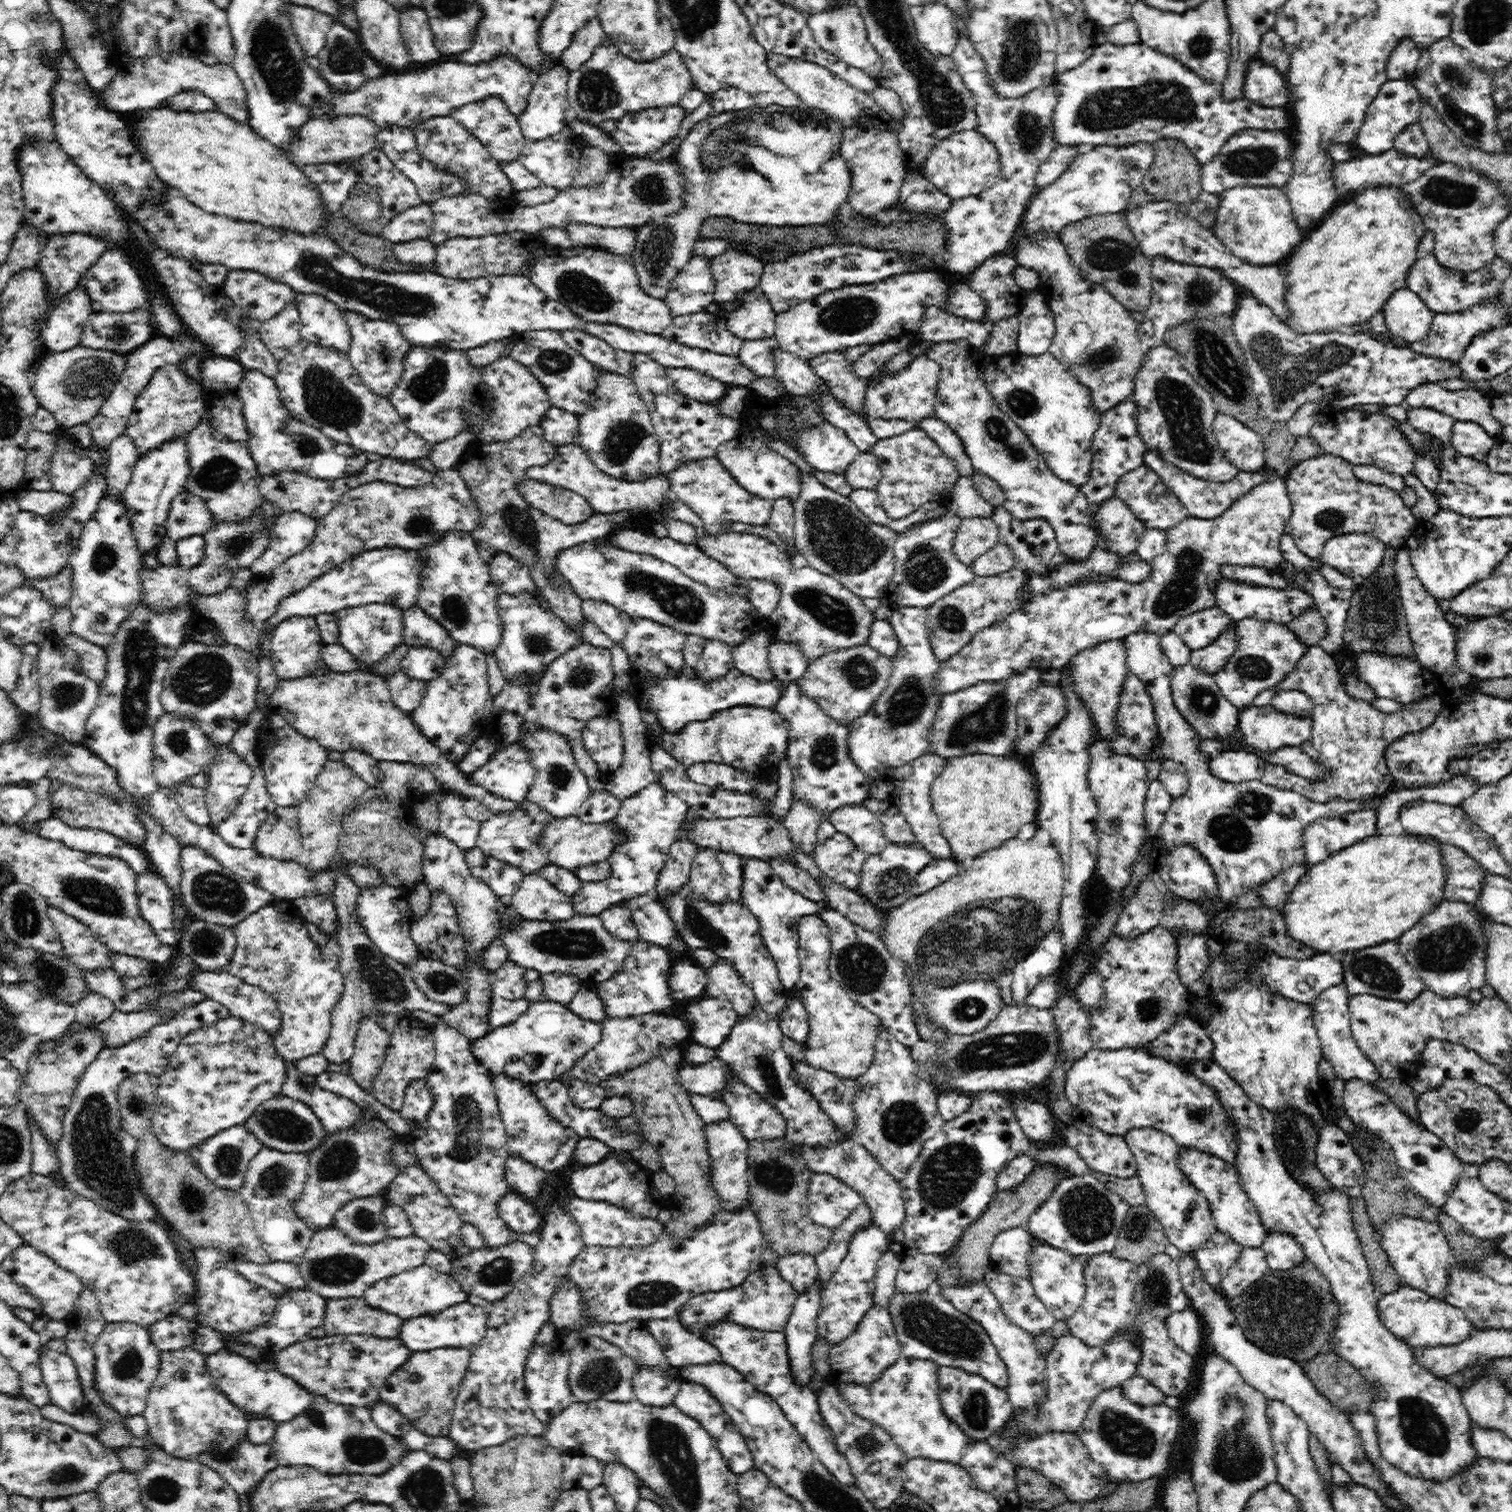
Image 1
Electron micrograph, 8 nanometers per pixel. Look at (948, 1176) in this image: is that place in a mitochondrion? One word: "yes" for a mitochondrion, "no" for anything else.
yes

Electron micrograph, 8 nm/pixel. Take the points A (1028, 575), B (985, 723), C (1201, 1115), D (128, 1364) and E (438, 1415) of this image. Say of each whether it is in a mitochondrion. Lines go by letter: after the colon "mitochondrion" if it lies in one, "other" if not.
A: other
B: mitochondrion
C: mitochondrion
D: mitochondrion
E: other

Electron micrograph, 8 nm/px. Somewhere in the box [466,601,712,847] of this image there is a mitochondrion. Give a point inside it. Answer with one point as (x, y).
(555, 773)

